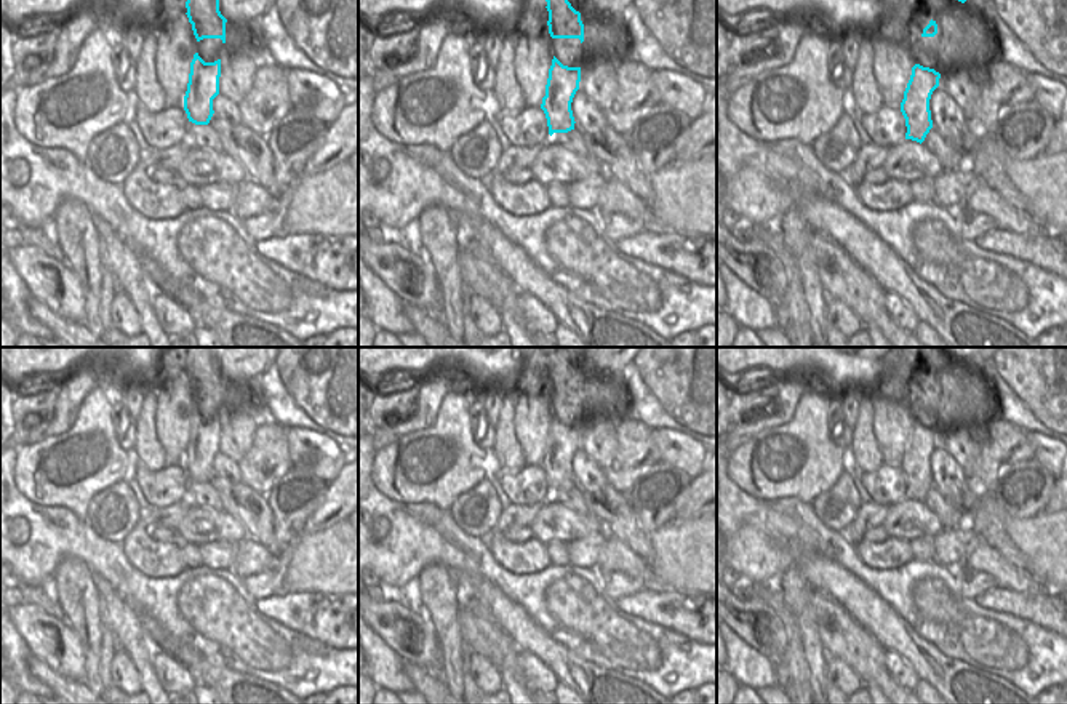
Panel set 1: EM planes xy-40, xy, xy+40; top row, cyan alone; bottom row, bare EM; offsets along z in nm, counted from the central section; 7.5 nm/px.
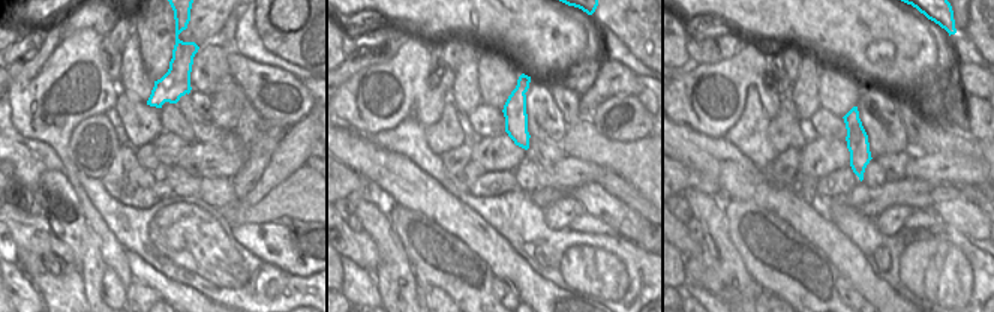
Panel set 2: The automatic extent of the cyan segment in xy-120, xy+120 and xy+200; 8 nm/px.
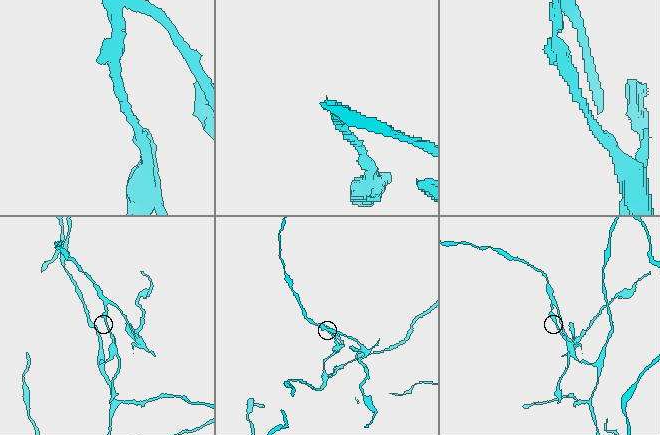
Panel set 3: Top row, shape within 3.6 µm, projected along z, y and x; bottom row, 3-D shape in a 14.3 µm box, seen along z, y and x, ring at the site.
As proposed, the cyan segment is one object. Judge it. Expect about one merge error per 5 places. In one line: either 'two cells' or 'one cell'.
two cells

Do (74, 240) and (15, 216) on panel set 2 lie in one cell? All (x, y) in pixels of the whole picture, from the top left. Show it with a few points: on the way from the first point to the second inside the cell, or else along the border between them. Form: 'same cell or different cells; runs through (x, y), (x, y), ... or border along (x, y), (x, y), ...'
different cells; border along (35, 215), (45, 218), (74, 258)

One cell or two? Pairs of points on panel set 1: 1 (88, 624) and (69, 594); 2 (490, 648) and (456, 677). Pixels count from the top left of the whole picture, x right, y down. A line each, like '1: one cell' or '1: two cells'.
1: one cell
2: two cells

